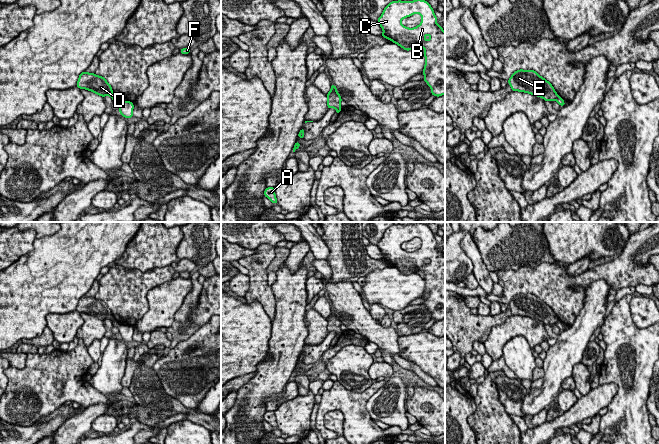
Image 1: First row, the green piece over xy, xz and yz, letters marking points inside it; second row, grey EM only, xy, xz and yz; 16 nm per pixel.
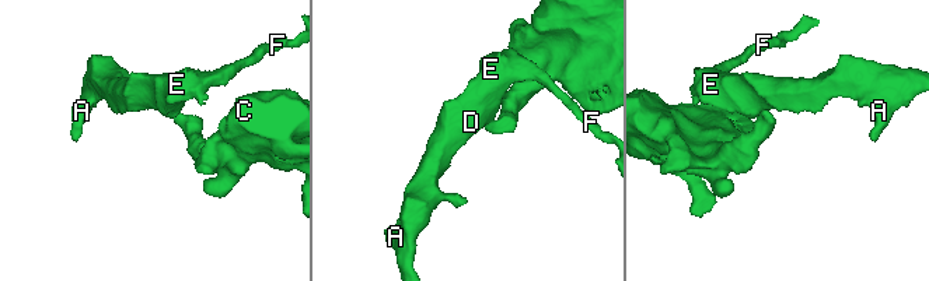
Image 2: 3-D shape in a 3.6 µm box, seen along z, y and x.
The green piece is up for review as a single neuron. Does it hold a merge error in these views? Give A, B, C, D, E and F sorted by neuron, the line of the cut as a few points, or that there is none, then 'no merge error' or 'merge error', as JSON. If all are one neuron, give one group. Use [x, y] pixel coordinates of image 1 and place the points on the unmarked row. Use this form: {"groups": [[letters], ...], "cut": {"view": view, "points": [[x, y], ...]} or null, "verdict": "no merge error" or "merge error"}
{"groups": [["A", "D", "E", "F"], ["B", "C"]], "cut": {"view": "xy", "points": [[115, 320], [112, 322]]}, "verdict": "merge error"}

